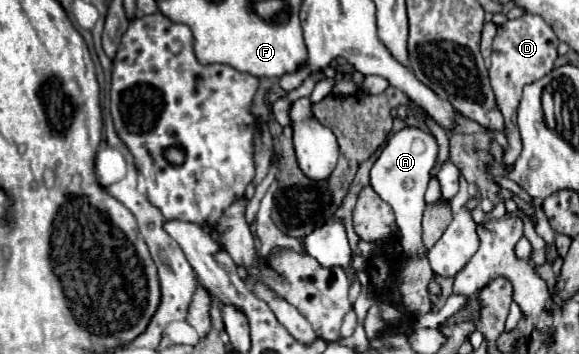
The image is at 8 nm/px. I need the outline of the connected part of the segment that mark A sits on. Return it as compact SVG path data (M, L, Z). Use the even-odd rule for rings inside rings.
M407 125L387 139L385 147L381 149L371 169L371 187L383 201L387 201L393 207L395 221L399 227L399 241L409 257L427 255L425 245L421 243L421 217L427 207L423 195L431 177L431 169L437 163L437 155L439 155L439 145L435 137L427 131L421 131L419 127Z

